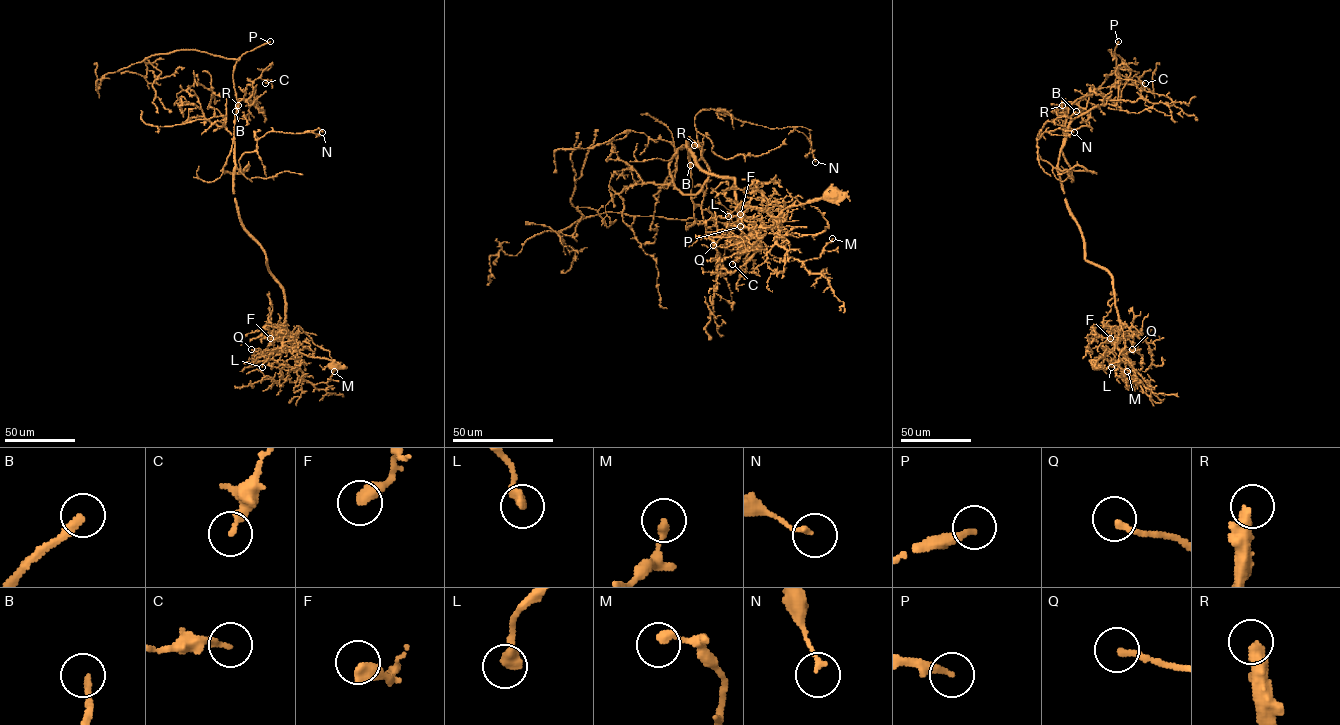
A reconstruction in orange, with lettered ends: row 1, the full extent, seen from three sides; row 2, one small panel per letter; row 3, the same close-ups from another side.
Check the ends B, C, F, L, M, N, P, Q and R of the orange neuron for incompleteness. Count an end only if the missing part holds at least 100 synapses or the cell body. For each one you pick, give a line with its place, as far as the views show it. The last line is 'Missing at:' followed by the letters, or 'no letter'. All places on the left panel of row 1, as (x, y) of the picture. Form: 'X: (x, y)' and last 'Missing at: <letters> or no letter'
B: (235, 111)
P: (270, 41)
R: (238, 105)
Missing at: B, P, R

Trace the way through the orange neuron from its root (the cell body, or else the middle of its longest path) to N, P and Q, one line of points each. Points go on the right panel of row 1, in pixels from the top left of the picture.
N: (1096, 367), (1119, 340), (1113, 278), (1085, 260), (1058, 169), (1063, 171), (1037, 152), (1045, 131), (1074, 132)
P: (1096, 367), (1119, 340), (1113, 278), (1085, 260), (1058, 162), (1075, 118), (1116, 104), (1118, 41)
Q: (1096, 367), (1097, 360), (1118, 342), (1120, 333), (1126, 351), (1133, 352), (1132, 349)

